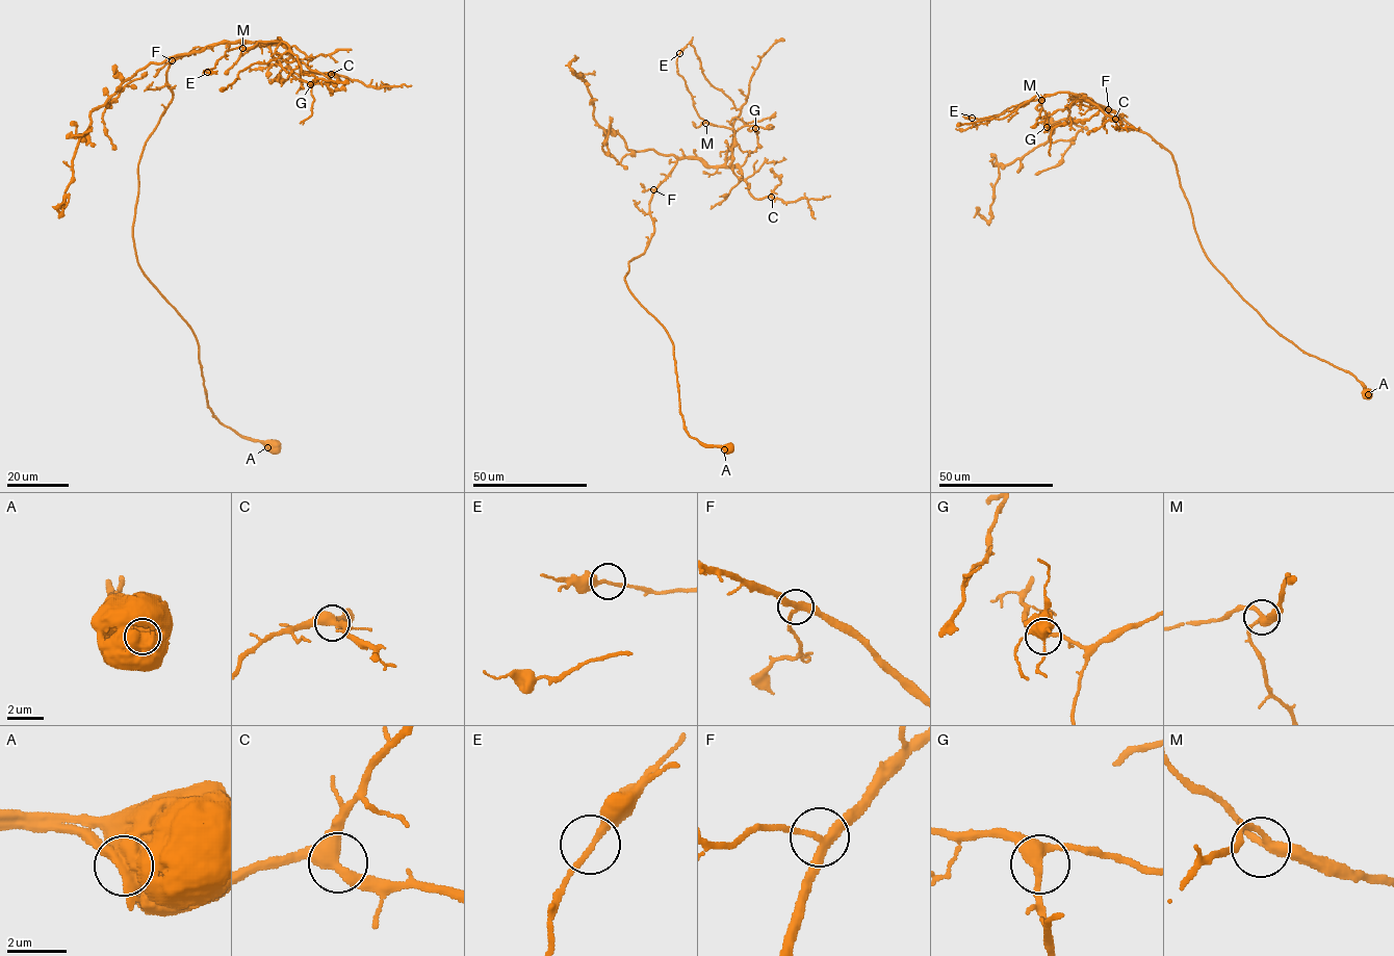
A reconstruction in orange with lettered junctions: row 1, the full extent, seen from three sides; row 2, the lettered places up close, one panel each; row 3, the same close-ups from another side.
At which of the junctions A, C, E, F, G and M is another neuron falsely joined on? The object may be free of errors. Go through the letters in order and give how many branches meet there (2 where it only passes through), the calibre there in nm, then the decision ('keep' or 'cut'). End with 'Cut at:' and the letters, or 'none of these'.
A: 1 | 1150 nm | cut
C: 3 | 400 nm | keep
E: 2 | 200 nm | keep
F: 3 | 300 nm | keep
G: 3 | 340 nm | keep
M: 3 | 280 nm | keep
Cut at: A

